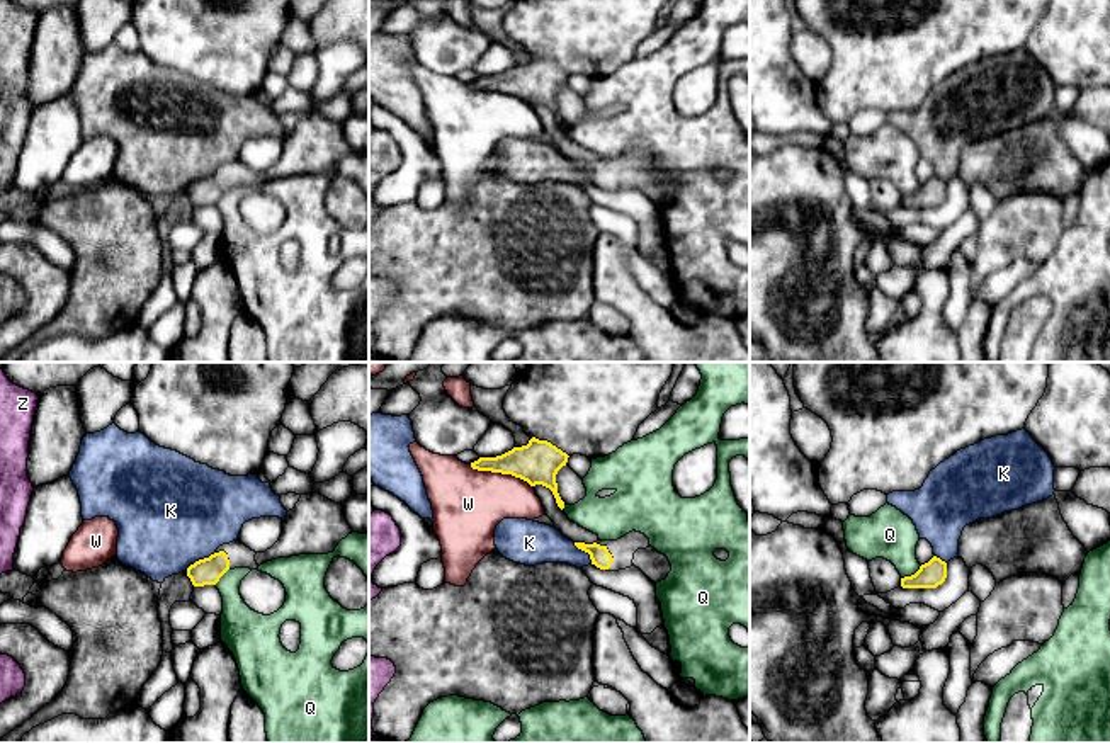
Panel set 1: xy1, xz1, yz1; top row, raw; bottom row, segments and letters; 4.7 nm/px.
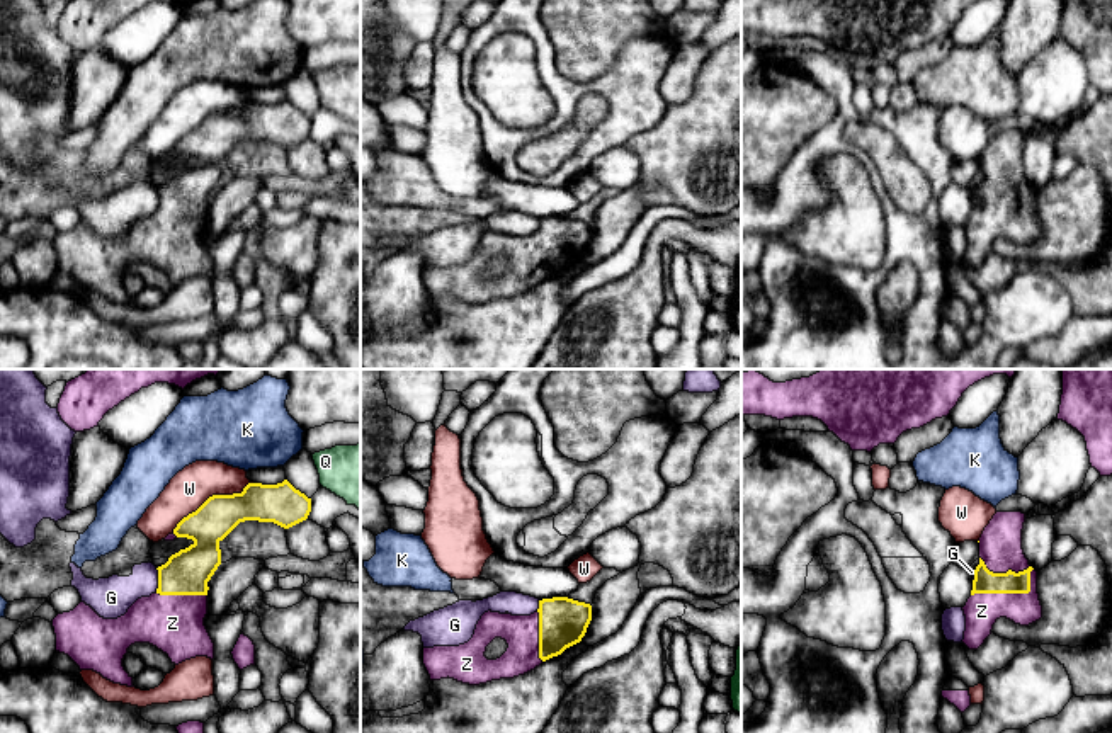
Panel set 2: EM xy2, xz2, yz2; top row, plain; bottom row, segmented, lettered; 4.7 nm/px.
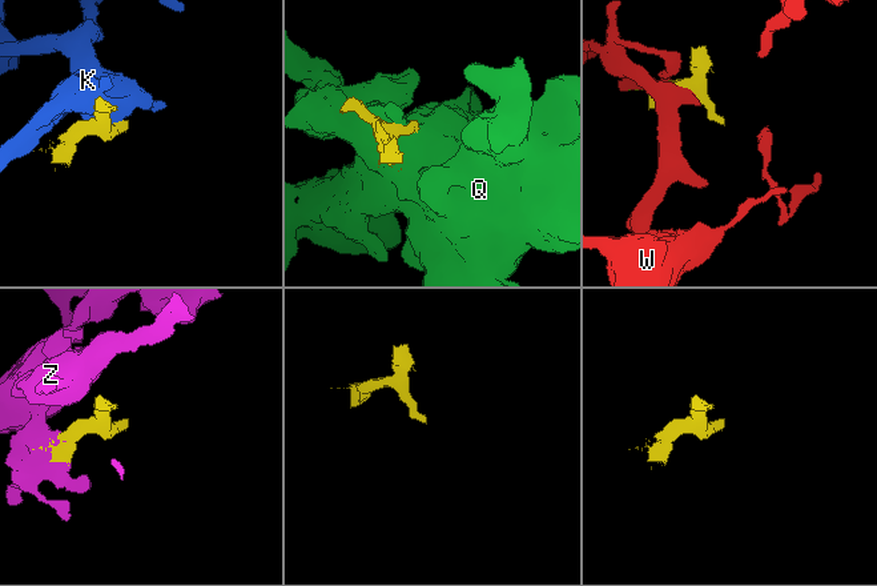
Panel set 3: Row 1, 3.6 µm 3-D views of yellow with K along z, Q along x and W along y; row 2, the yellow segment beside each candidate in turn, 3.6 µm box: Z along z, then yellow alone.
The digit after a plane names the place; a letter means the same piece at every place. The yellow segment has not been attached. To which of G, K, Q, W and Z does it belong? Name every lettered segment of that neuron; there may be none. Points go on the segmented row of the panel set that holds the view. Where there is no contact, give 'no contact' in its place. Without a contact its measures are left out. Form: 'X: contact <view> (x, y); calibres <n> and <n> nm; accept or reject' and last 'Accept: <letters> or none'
G: contact xy2 (158, 580); calibres 220 and 190 nm; reject
K: contact xy1 (199, 560); calibres 130 and 500 nm; reject
Q: contact yz1 (911, 575); calibres 120 and 240 nm; reject
W: contact xy2 (213, 495); calibres 190 and 190 nm; reject
Z: contact yz2 (1010, 592); calibres 110 and 160 nm; accept
Accept: Z

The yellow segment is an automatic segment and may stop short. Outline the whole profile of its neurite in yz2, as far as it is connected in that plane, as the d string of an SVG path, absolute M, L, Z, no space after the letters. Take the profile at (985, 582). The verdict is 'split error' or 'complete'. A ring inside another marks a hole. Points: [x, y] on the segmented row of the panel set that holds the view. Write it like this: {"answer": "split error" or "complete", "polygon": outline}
{"answer": "split error", "polygon": "M996 512L979 537L979 565L966 605L962 643L978 650L991 634L993 624L1007 617L1029 626L1042 617L1037 594L1037 571L1022 549L1025 514Z"}

